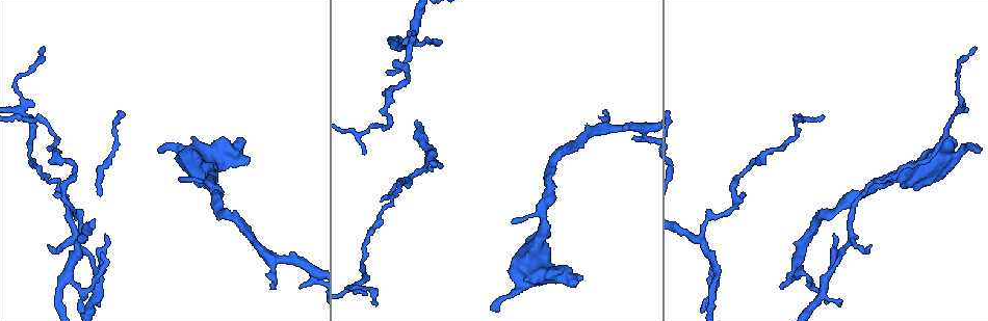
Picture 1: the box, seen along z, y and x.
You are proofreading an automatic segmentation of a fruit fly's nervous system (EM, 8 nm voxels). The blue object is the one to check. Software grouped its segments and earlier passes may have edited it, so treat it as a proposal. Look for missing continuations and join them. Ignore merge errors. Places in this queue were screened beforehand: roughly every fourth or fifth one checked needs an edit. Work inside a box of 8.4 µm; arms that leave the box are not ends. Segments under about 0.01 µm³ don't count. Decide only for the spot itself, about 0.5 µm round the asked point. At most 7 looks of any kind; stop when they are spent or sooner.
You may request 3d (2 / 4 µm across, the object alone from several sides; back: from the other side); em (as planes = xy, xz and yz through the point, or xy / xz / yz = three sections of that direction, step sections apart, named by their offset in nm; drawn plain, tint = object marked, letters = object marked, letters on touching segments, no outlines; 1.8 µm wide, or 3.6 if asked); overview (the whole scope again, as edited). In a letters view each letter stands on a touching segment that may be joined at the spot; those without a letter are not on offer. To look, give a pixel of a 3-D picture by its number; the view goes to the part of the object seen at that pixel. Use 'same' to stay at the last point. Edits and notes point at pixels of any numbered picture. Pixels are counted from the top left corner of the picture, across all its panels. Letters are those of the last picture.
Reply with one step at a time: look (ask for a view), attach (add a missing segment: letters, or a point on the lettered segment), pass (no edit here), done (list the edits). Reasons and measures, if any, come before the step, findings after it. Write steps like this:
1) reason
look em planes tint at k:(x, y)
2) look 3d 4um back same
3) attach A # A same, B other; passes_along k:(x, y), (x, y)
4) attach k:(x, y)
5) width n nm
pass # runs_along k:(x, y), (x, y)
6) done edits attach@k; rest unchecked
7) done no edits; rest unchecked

sharp bend
look em planes letters at 1:(23, 113)

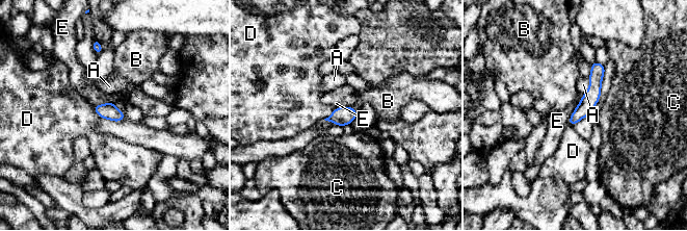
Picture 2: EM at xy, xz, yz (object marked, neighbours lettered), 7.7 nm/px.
longest_contact E 170 nm
pass # A other, B other, C other, D other, E other; border 2:(113, 101), (93, 106); no lettered segment goes on from it

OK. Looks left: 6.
thin end
look 3d 4um at 1:(100, 254)

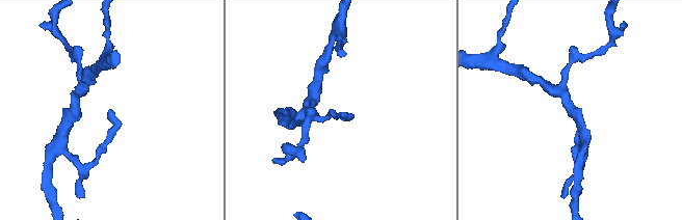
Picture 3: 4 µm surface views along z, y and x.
look em planes tint at 3:(343, 112)

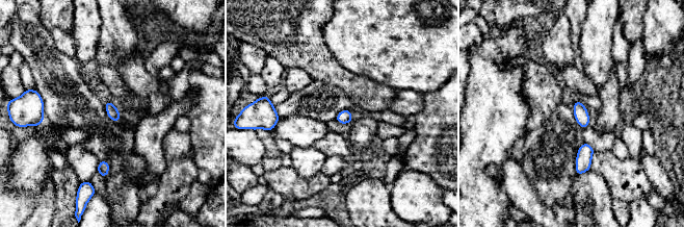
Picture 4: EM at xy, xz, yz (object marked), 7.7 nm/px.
look em planes letters same

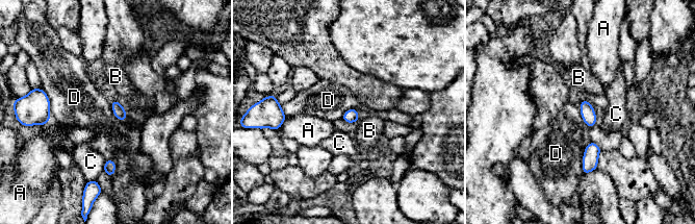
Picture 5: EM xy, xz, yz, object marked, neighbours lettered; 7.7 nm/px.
longest_contact D 280 nm
pass # A other, B other, C other, D other; border 5:(591, 141), (583, 155), (582, 174); no lettered segment goes on from it

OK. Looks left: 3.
abrupt turn
look em xy step 16 tint at 1:(740, 198)

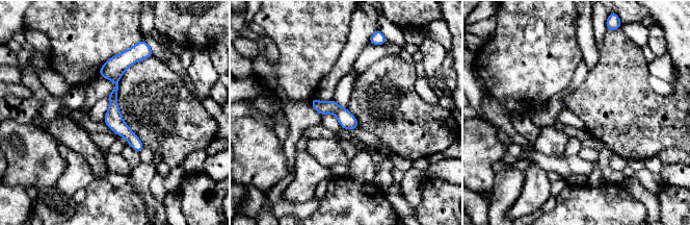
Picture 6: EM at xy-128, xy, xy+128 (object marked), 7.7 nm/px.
cut it another way
look em planes letters same

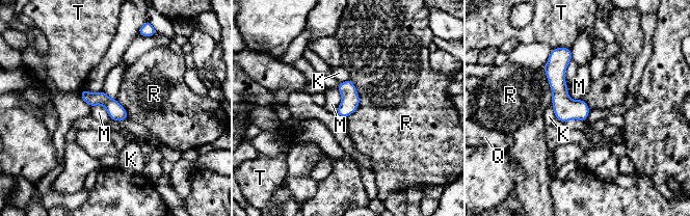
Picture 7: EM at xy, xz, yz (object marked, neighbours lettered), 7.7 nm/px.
longest_contact R 300 nm
pass # K other, M other, Q other, R other, T other; border 7:(350, 79), (359, 106), (346, 117); no lettered segment goes on from it

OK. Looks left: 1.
done no edits; rest unchecked

